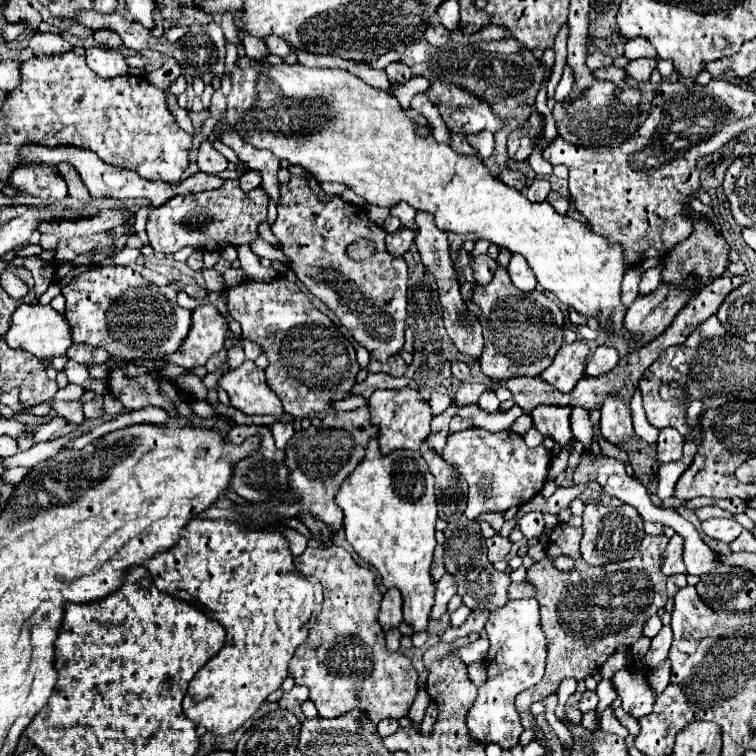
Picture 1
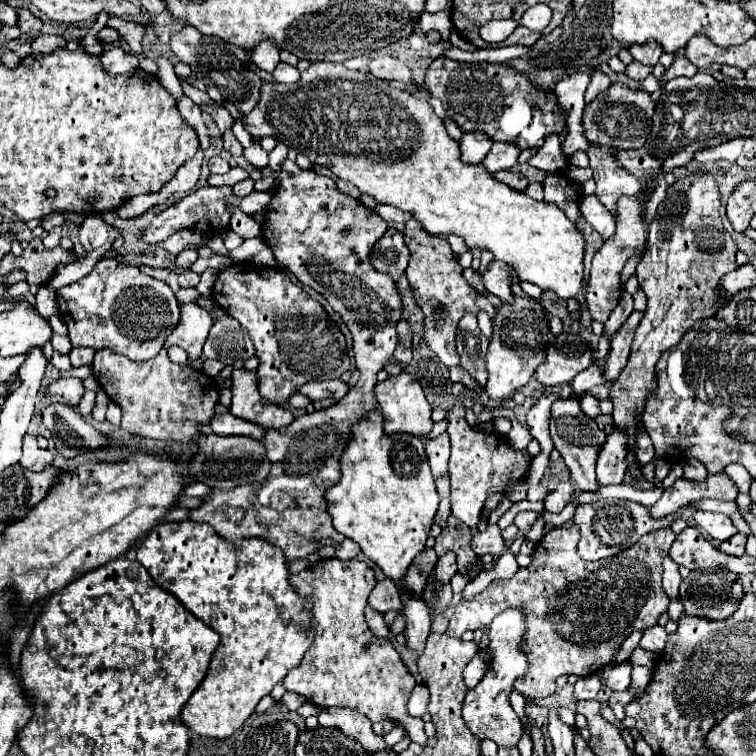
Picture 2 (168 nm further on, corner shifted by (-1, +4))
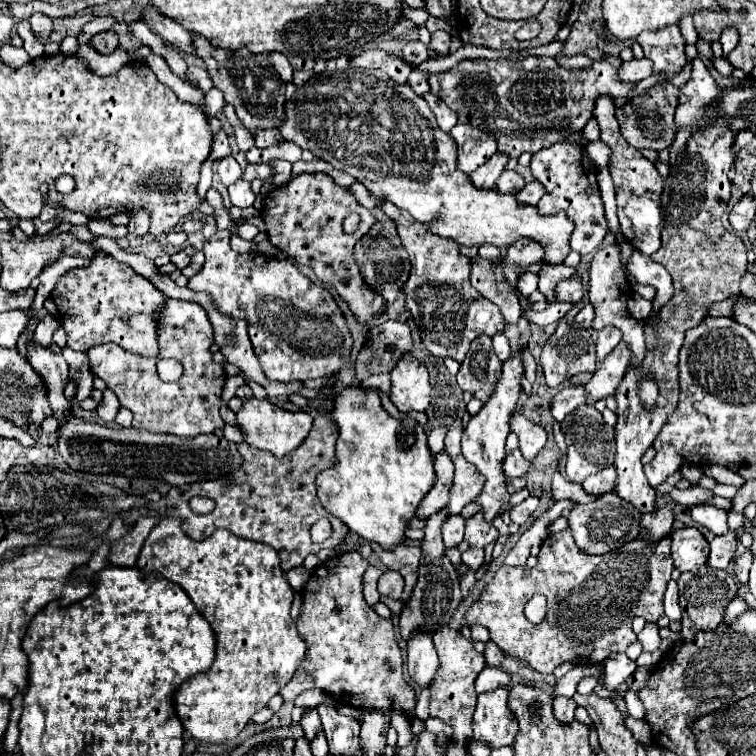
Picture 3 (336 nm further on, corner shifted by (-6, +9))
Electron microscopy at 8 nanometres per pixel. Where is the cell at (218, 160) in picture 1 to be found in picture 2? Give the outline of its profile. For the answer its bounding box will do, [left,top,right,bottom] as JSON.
[208,156,230,174]

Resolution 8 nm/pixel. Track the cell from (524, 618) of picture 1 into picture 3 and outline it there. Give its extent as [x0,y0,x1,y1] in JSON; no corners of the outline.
[473,689,519,749]

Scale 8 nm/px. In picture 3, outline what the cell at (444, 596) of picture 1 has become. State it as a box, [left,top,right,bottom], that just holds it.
[443,515,465,547]

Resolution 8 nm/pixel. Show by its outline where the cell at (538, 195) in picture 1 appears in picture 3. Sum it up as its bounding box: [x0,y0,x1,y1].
[515,181,543,207]

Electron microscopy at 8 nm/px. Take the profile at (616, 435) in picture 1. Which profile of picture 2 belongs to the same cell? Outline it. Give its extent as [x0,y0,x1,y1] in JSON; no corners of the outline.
[596,428,628,486]

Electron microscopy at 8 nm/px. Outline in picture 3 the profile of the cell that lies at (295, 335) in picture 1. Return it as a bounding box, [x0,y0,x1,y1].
[187,231,353,383]

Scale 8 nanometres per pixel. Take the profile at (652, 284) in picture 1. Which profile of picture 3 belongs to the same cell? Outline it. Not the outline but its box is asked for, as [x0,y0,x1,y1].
[629,293,651,321]

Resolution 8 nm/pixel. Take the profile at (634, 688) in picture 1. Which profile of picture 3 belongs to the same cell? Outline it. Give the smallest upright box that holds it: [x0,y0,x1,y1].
[603,653,637,691]

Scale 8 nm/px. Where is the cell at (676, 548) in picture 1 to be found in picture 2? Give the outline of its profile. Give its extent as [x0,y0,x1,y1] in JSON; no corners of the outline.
[662,554,682,598]

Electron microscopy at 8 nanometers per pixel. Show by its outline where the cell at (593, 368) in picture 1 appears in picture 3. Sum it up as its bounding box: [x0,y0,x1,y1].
[551,385,587,423]

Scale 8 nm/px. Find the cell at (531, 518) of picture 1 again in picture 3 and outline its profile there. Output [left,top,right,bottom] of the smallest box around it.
[509,497,539,525]

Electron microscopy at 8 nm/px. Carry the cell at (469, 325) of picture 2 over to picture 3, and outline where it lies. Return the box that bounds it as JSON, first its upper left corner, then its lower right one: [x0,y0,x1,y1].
[457,335,503,403]

